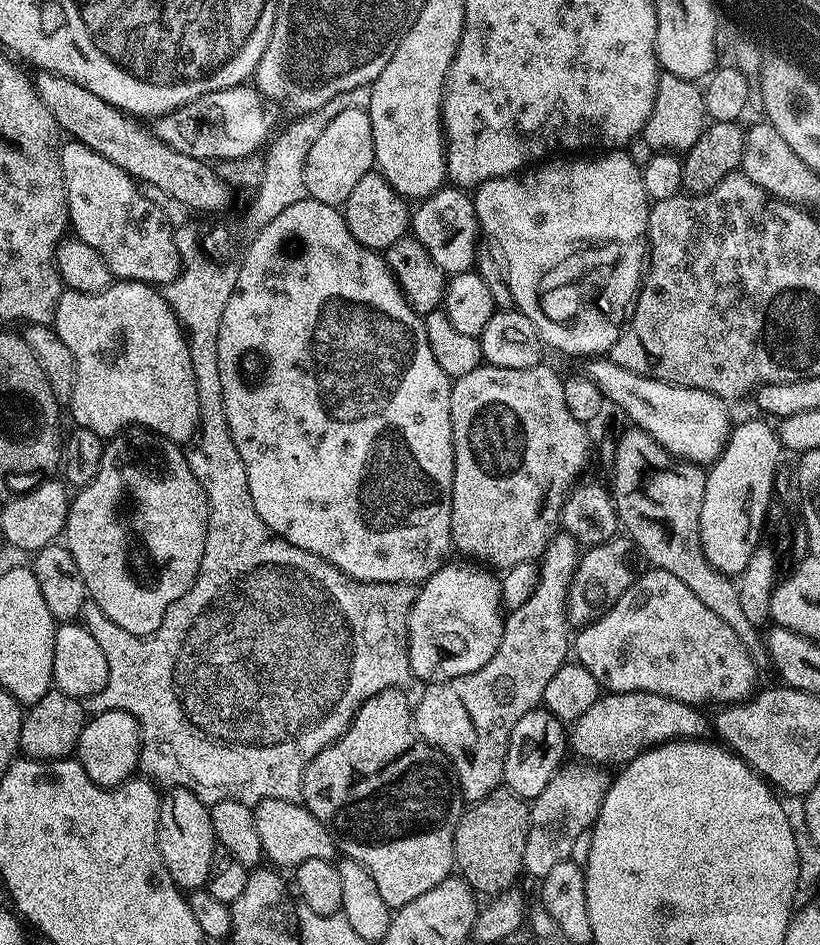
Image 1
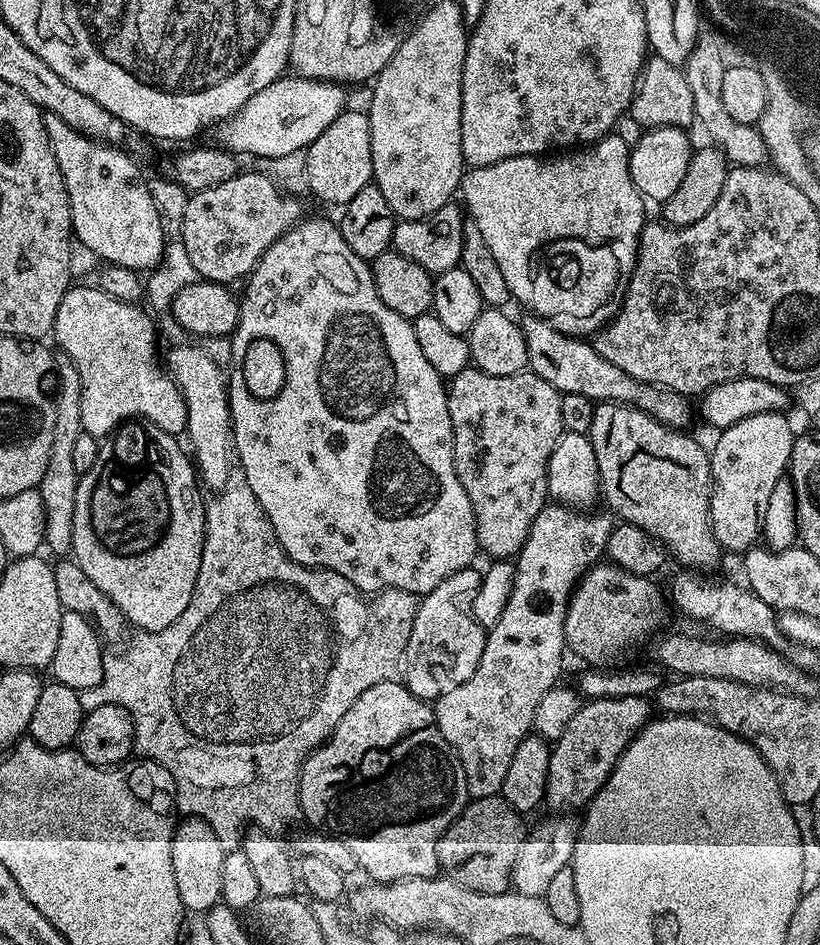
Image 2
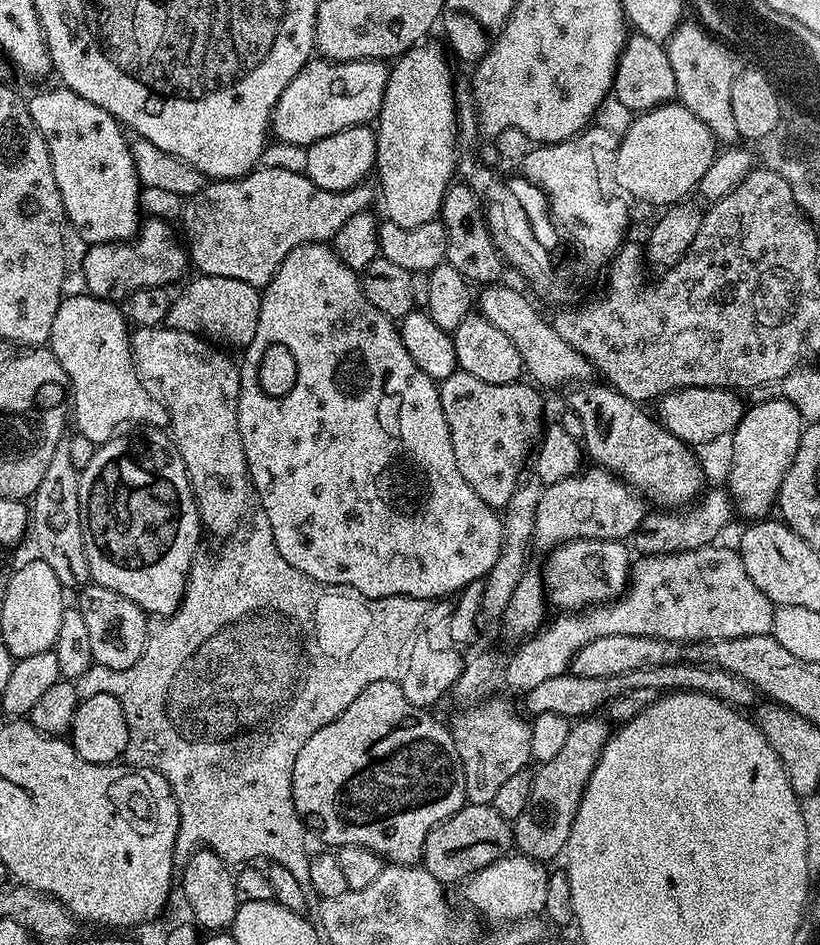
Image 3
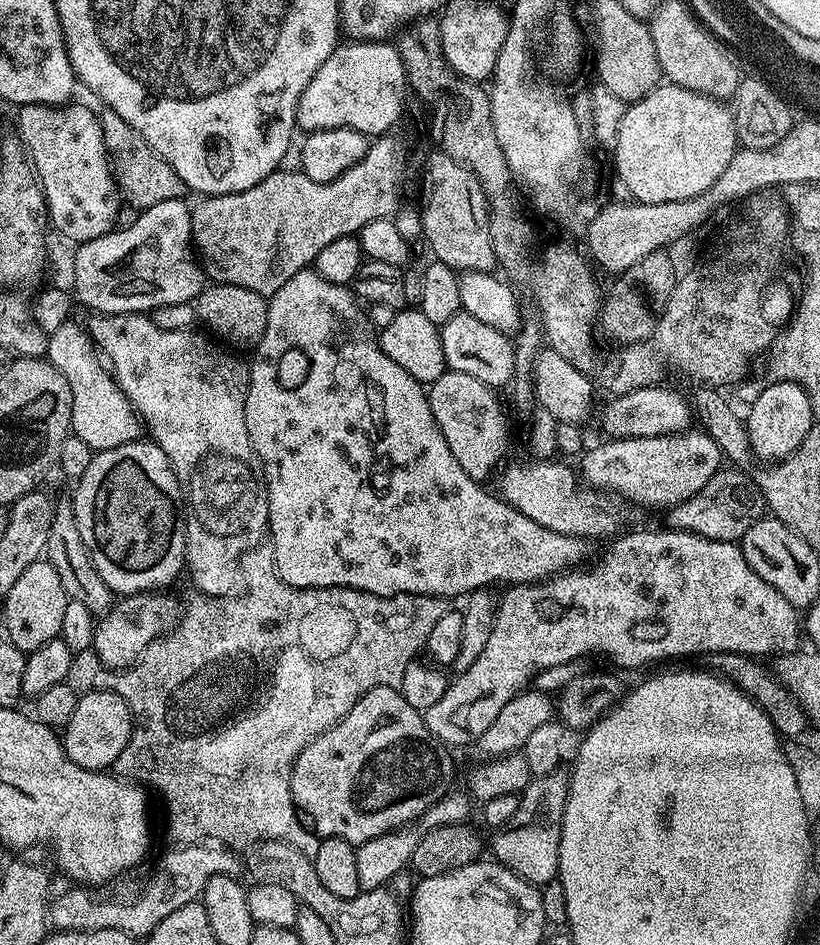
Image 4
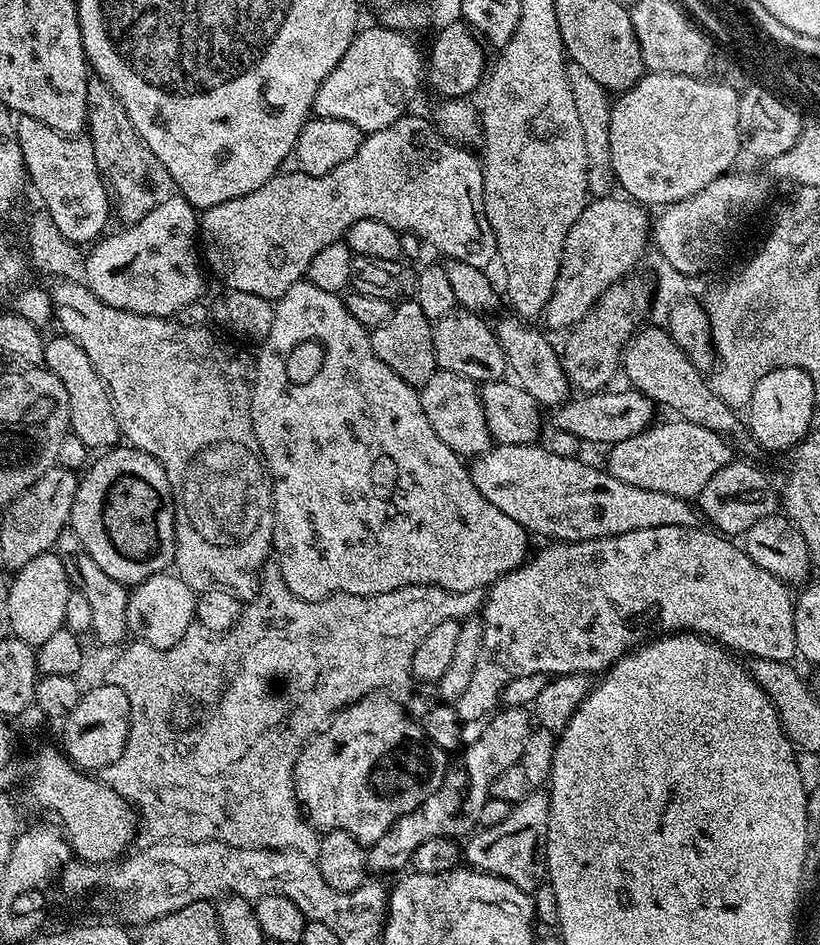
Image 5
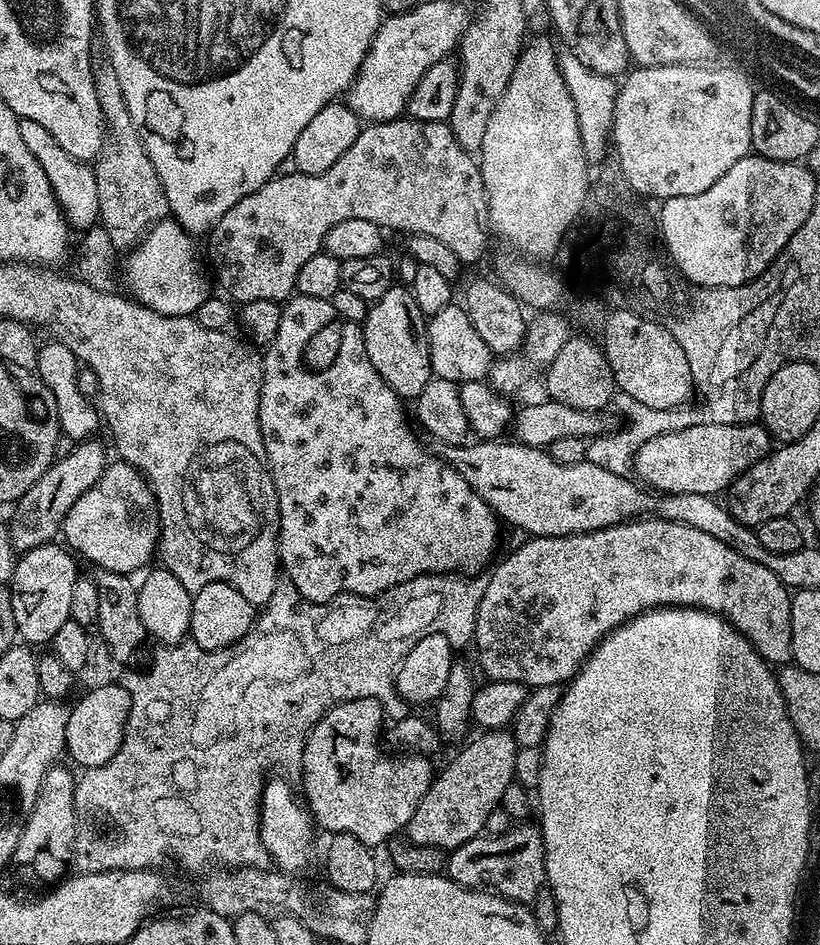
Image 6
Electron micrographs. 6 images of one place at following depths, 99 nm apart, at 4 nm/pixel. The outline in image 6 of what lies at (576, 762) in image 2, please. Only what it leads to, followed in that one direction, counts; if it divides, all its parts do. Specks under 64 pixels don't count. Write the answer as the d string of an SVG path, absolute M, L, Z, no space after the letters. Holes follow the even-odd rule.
M516 822L507 832L497 836L481 834L475 836L470 842L462 846L451 849L446 856L446 875L448 879L456 884L463 884L466 888L485 887L484 880L480 876L488 879L487 887L495 890L499 895L505 896L507 900L516 900L520 904L528 904L538 894L540 888L545 887L544 878L544 839L539 827L532 822Z

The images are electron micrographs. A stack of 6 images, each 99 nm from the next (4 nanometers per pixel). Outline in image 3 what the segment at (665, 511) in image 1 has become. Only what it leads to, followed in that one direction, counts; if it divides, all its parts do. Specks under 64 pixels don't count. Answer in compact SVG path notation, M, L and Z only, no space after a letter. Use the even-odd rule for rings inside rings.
M585 382L573 387L568 396L567 407L578 414L582 421L582 448L593 465L606 468L614 475L619 476L629 488L635 488L645 501L654 503L664 510L675 510L687 506L701 495L704 484L704 472L696 461L696 456L689 445L683 444L670 430L660 425L659 419L648 412L643 412L637 401L618 394L618 390L609 388L603 382Z

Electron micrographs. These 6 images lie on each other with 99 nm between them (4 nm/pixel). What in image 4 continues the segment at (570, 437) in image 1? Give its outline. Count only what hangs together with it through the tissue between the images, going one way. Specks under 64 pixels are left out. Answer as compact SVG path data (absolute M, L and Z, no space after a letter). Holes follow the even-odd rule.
M451 370L427 385L426 391L434 422L438 422L438 430L442 430L442 438L446 438L446 446L450 446L450 454L454 454L458 466L462 466L470 478L487 481L487 476L508 452L508 420L496 397L499 395L478 382L478 378Z

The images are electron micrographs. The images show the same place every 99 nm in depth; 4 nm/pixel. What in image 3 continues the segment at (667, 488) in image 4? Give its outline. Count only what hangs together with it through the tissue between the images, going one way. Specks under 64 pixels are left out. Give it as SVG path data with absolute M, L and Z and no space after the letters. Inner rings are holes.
M588 466L570 478L562 478L562 482L547 485L541 491L532 539L535 547L543 550L551 550L571 540L627 541L645 515L646 501L635 488L629 488L619 476L606 468Z

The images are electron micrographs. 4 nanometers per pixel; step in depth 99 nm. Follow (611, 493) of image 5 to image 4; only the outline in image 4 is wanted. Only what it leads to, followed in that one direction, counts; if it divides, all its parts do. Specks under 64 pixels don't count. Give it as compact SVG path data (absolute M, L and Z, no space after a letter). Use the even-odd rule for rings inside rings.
M557 462L531 463L526 468L512 468L504 476L502 496L512 507L526 514L526 518L534 518L538 526L546 526L546 530L554 530L558 534L593 538L611 537L617 531L615 514L596 497L599 495L595 491L581 487L573 469L572 473L566 465Z

